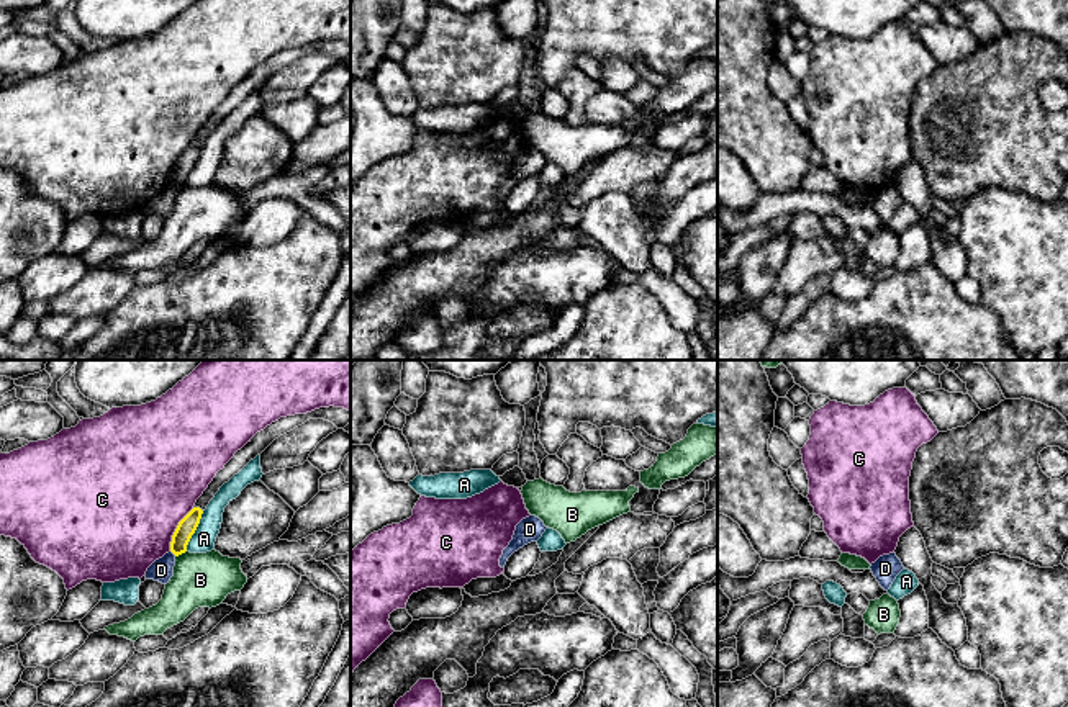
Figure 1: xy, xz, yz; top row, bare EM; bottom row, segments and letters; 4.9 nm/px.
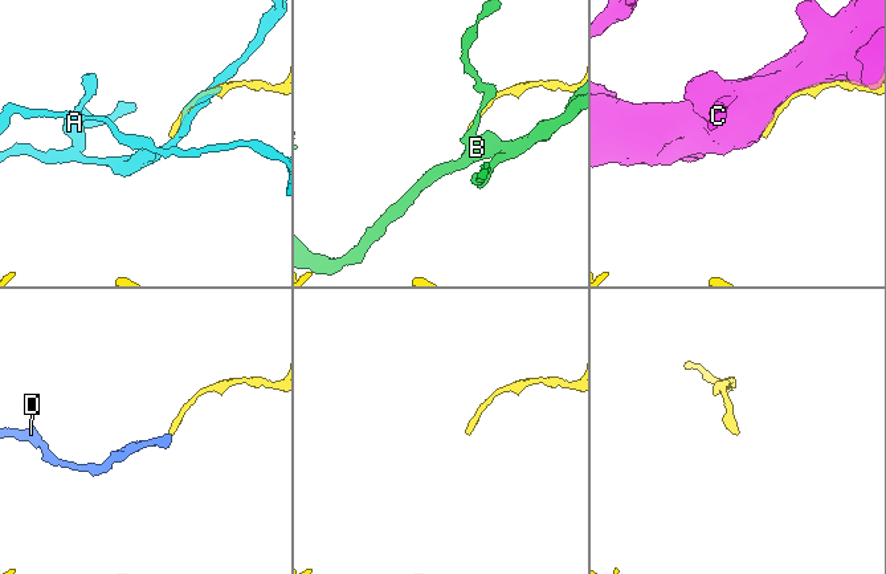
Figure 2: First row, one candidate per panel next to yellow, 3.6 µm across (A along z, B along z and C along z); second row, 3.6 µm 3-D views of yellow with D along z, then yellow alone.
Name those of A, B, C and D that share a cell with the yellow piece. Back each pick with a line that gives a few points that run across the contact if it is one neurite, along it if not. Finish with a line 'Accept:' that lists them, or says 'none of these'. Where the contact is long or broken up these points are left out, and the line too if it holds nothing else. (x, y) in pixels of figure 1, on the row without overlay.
Accept: none of these

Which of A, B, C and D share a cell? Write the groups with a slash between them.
A / B / C / D

